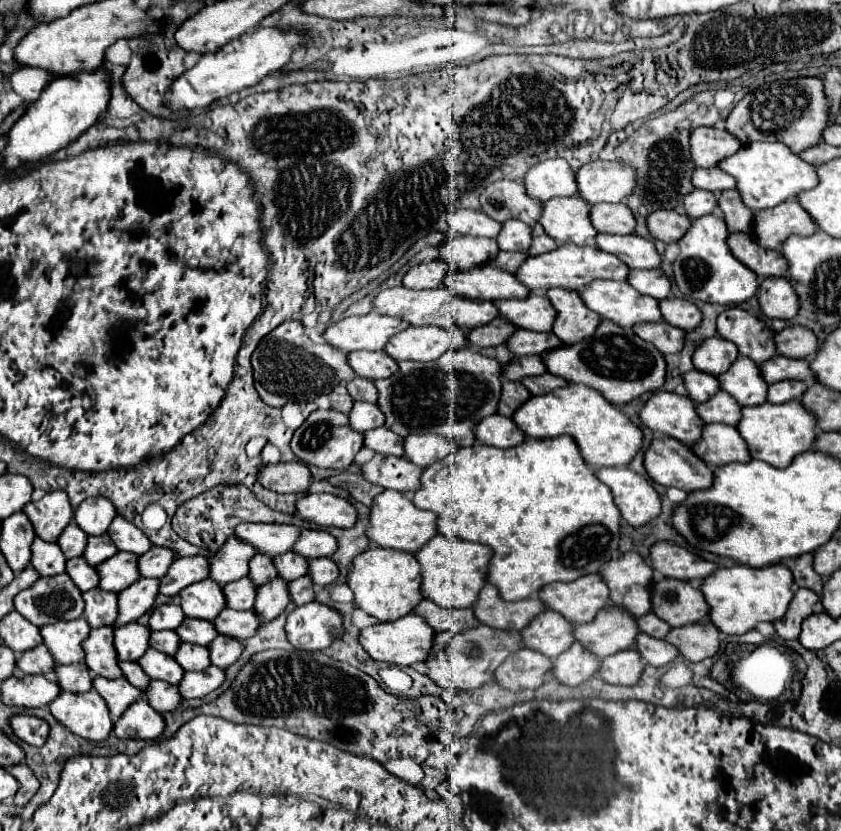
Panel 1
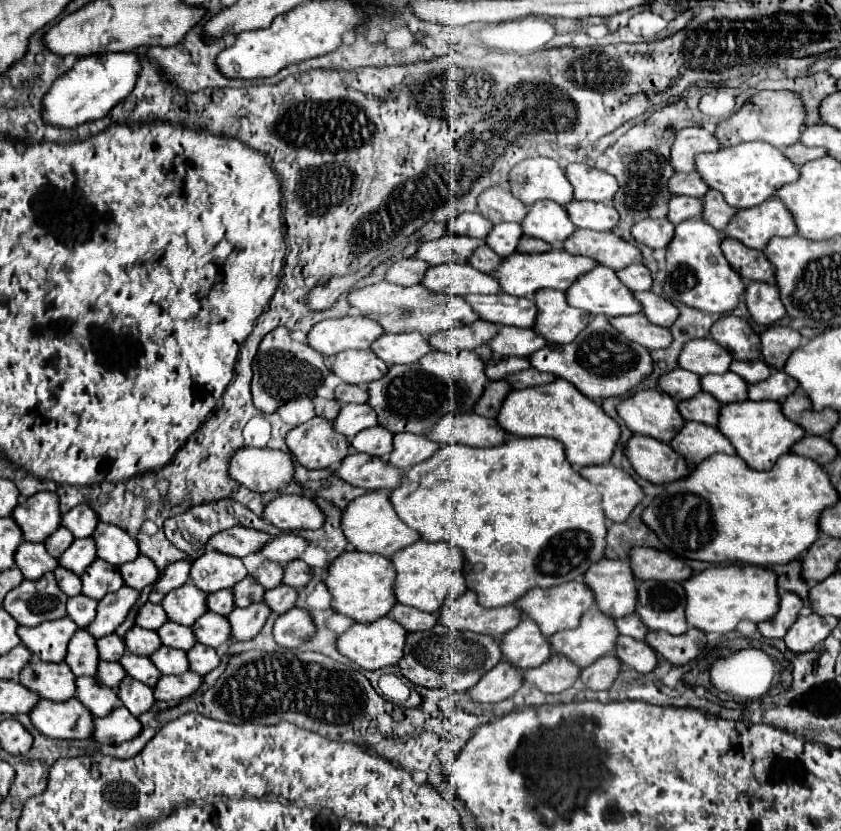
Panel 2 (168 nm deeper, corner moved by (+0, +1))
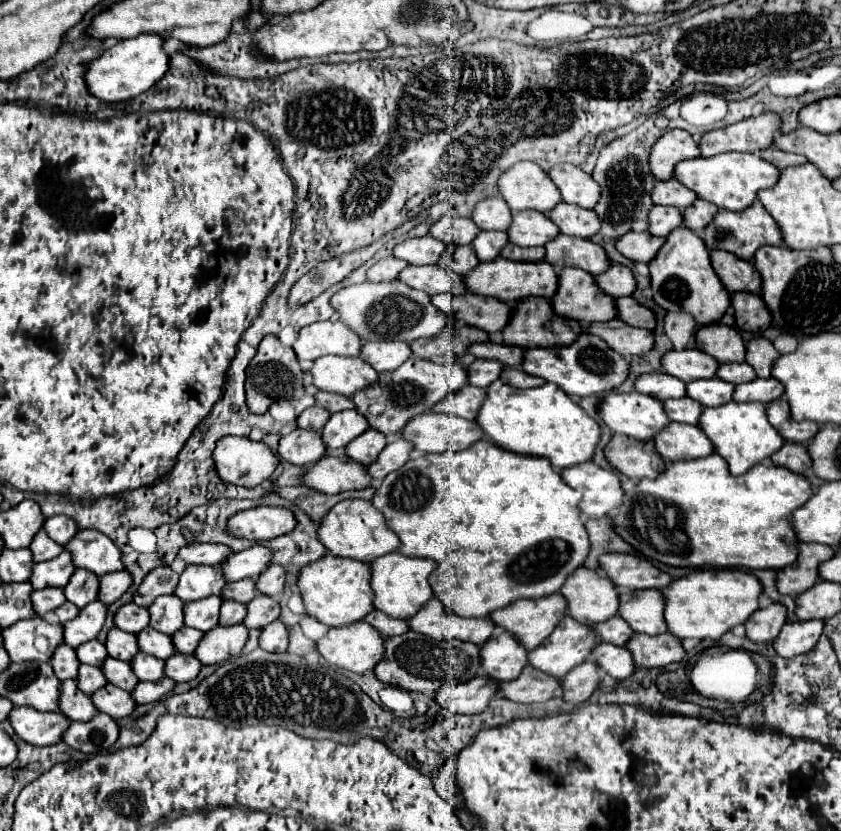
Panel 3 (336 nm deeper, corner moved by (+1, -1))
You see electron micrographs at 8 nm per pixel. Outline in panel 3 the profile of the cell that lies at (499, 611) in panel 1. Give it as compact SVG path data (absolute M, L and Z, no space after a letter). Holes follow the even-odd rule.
M433 598L407 620L407 626L417 634L425 634L435 640L463 640L477 646L485 644L495 630L495 624L489 622L489 618L449 616Z

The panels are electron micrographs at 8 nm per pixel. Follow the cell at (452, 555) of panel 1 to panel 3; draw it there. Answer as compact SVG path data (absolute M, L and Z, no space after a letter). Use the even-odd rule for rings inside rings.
M391 552L385 556L379 556L371 562L371 588L375 592L373 606L375 610L391 616L407 620L421 608L421 604L429 602L433 598L433 590L427 584L429 572L433 572L433 560L417 560L401 556L399 552Z

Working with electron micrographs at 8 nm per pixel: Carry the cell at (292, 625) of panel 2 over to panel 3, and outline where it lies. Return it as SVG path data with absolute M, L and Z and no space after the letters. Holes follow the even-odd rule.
M275 620L273 624L265 626L261 630L261 636L259 636L259 648L265 650L265 652L285 652L289 646L289 638L287 638L287 632L285 632L285 626Z

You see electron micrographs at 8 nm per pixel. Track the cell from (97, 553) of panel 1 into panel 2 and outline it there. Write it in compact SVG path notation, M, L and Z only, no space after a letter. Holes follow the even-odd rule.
M80 538L74 540L72 546L58 558L60 566L66 566L68 570L74 570L76 574L84 574L84 570L96 560L96 546L94 538Z

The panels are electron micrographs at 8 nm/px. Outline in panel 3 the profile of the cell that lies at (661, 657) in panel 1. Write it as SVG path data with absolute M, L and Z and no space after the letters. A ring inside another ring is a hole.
M597 644L593 652L589 654L589 660L595 662L603 672L617 680L629 678L635 668L631 662L629 652L623 646L613 646L613 644Z

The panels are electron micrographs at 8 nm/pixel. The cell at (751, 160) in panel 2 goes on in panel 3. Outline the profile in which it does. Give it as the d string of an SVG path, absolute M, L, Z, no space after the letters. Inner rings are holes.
M725 152L725 154L711 156L711 158L683 160L675 166L673 176L683 186L693 190L697 194L697 198L707 200L711 204L717 204L719 208L739 212L739 210L745 210L747 206L751 206L751 202L757 198L757 192L761 188L771 188L773 184L777 184L779 170L773 164L761 160L757 154Z

